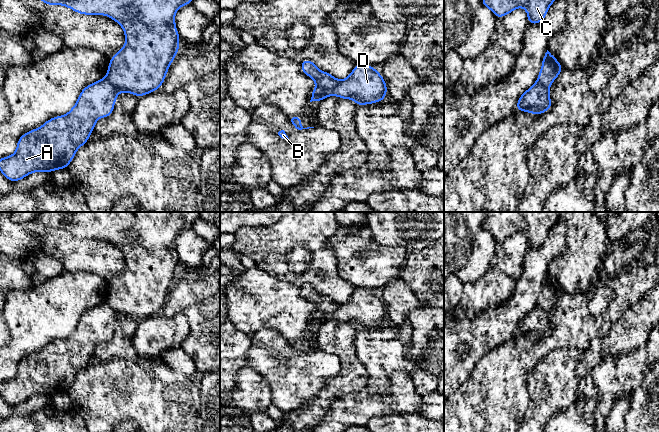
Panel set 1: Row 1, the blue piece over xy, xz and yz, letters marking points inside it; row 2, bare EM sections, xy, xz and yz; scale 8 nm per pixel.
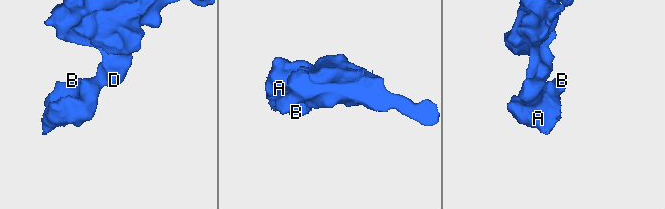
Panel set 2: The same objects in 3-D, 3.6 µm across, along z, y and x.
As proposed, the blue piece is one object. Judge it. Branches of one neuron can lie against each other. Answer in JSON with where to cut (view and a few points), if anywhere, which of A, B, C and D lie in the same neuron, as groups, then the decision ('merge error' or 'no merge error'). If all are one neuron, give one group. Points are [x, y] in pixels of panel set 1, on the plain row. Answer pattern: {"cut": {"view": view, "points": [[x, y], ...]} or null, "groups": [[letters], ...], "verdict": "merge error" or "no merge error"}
{"cut": {"view": "xy", "points": [[106, 301], [118, 315]]}, "groups": [["A", "B"], ["C", "D"]], "verdict": "merge error"}

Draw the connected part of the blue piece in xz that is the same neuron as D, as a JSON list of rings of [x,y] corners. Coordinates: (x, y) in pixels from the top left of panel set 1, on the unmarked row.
[[[356,288],[351,298],[339,305],[333,319],[343,323],[352,323],[359,330],[381,326],[386,318],[386,307],[376,292]]]

